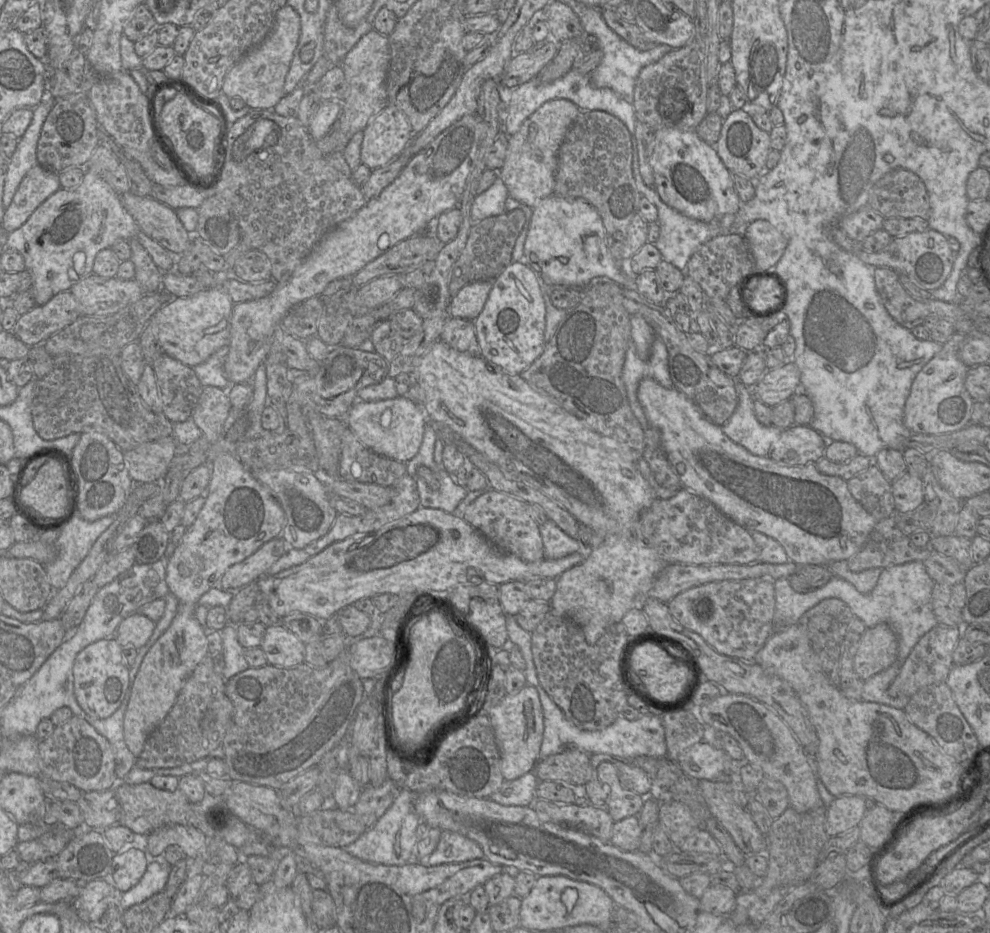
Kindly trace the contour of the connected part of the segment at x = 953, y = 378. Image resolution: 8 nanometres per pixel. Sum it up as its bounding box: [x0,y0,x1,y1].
[904,355,973,435]

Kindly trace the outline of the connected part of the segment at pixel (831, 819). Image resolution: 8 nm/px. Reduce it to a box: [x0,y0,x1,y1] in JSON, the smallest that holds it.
[825,795,868,837]

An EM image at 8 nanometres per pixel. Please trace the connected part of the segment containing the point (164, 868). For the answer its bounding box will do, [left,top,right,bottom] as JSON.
[119,859,170,910]

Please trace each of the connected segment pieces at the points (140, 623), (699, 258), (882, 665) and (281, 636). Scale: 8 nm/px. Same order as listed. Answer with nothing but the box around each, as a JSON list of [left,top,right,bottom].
[[115,613,155,650],[685,235,753,300],[854,623,898,680],[259,624,305,668]]

